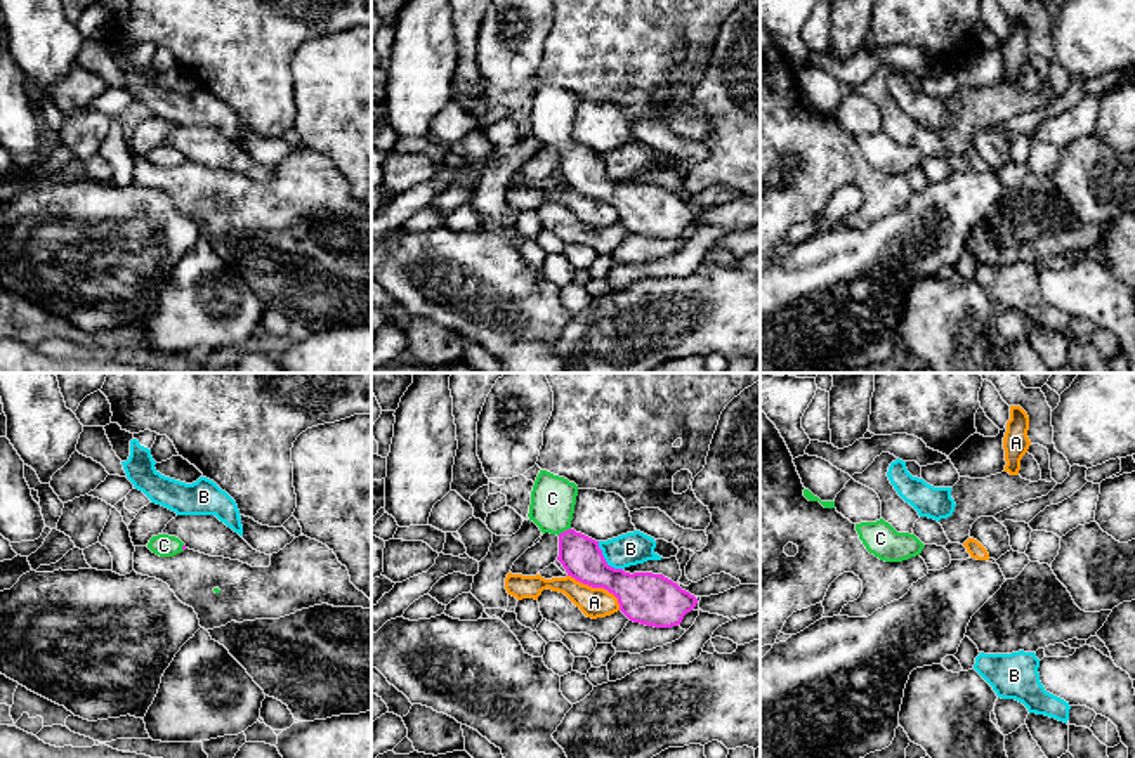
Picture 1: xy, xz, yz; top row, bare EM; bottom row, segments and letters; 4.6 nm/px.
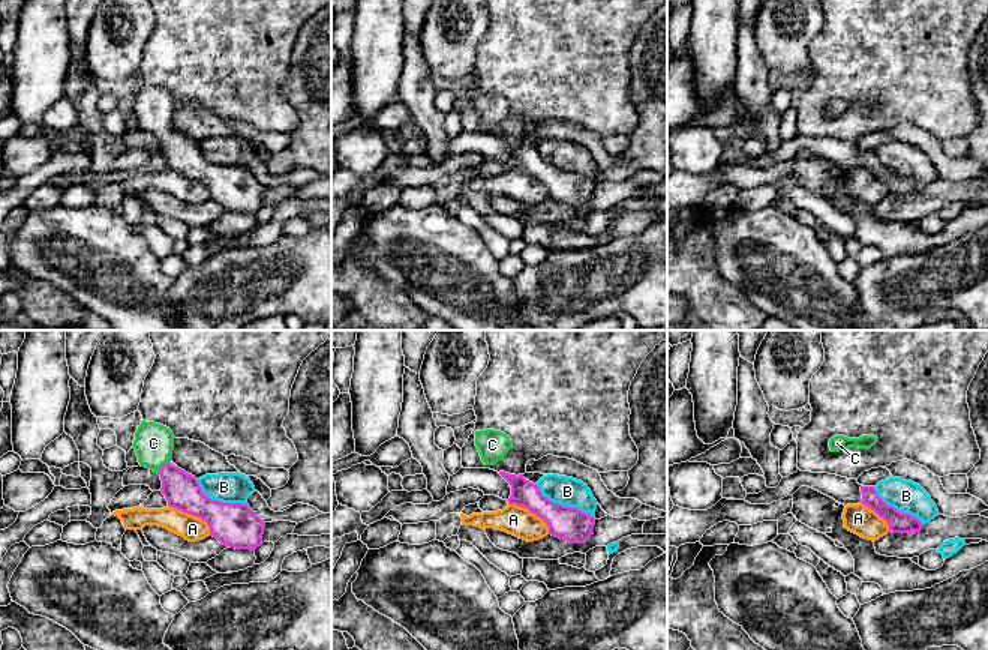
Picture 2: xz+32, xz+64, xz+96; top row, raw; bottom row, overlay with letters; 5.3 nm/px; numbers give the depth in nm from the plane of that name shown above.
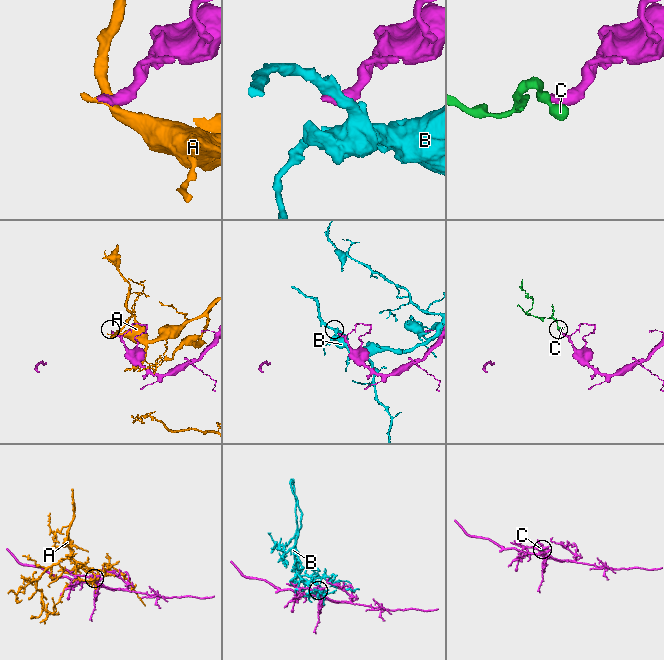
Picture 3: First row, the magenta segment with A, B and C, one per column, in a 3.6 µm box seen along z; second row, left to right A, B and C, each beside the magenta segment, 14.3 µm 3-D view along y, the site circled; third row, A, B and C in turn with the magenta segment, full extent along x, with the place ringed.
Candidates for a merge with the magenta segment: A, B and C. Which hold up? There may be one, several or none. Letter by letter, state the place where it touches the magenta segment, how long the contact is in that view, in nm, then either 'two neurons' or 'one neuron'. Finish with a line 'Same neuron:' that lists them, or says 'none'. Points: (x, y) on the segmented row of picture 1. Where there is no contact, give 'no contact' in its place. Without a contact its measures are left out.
A: xz (597, 587) | 300 nm | two neurons
B: xz (604, 559) | 180 nm | two neurons
C: xz (564, 531) | 70 nm | one neuron
Same neuron: C

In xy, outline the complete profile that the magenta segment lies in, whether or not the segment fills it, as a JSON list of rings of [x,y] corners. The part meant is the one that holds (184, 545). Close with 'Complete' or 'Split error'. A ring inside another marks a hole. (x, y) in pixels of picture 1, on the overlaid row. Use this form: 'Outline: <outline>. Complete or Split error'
Outline: [[[158,534],[149,539],[148,548],[160,557],[174,557],[184,552],[186,545],[175,536]]]. Split error

